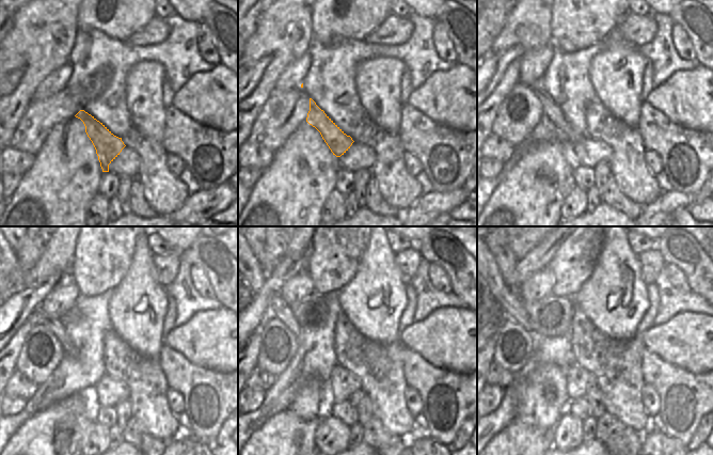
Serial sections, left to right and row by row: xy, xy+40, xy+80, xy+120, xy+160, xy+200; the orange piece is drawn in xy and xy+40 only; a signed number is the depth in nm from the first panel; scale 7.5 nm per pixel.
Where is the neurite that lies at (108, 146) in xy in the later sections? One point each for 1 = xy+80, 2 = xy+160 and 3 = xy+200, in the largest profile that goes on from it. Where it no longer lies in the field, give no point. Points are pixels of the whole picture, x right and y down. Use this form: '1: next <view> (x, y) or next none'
1: next xy+80 (565, 131)
2: next xy+160 (280, 310)
3: next xy+200 (508, 299)

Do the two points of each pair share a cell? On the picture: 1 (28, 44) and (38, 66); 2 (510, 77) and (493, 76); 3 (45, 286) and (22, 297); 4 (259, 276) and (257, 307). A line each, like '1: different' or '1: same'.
1: same
2: different
3: same
4: different

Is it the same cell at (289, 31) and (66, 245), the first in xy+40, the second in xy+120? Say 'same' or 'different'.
same

